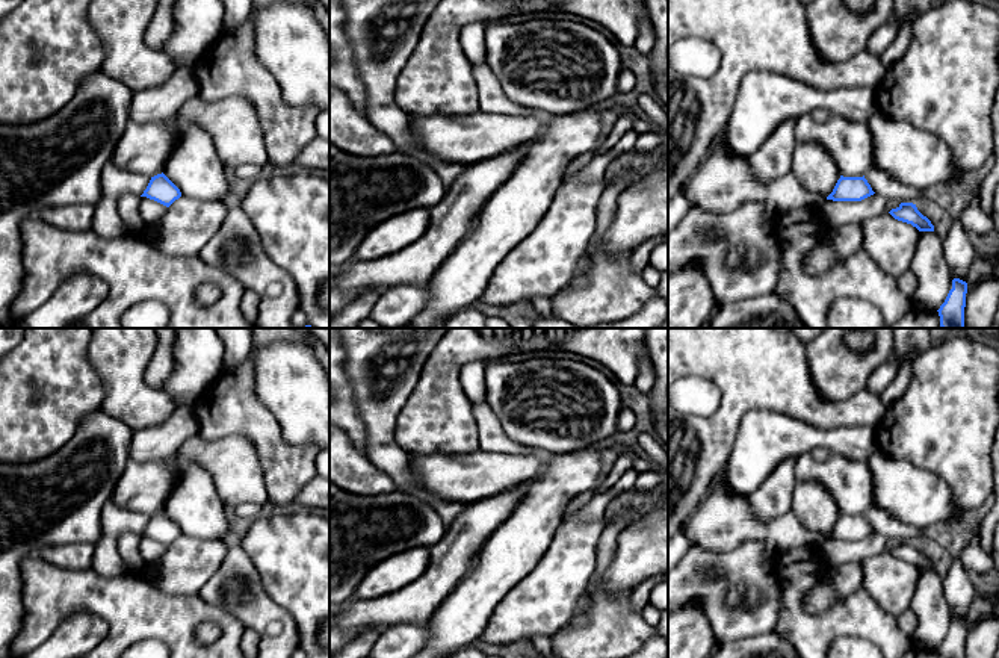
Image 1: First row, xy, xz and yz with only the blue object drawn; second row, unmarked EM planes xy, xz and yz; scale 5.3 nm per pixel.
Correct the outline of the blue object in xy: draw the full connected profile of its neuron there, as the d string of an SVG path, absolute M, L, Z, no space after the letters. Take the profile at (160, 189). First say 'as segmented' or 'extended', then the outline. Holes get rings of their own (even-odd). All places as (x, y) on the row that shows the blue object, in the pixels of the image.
as segmented; M162 172L151 177L147 189L141 197L154 200L169 207L175 200L181 197L180 189Z

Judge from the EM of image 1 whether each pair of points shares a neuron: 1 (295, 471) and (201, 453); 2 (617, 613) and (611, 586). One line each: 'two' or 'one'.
1: two
2: two

